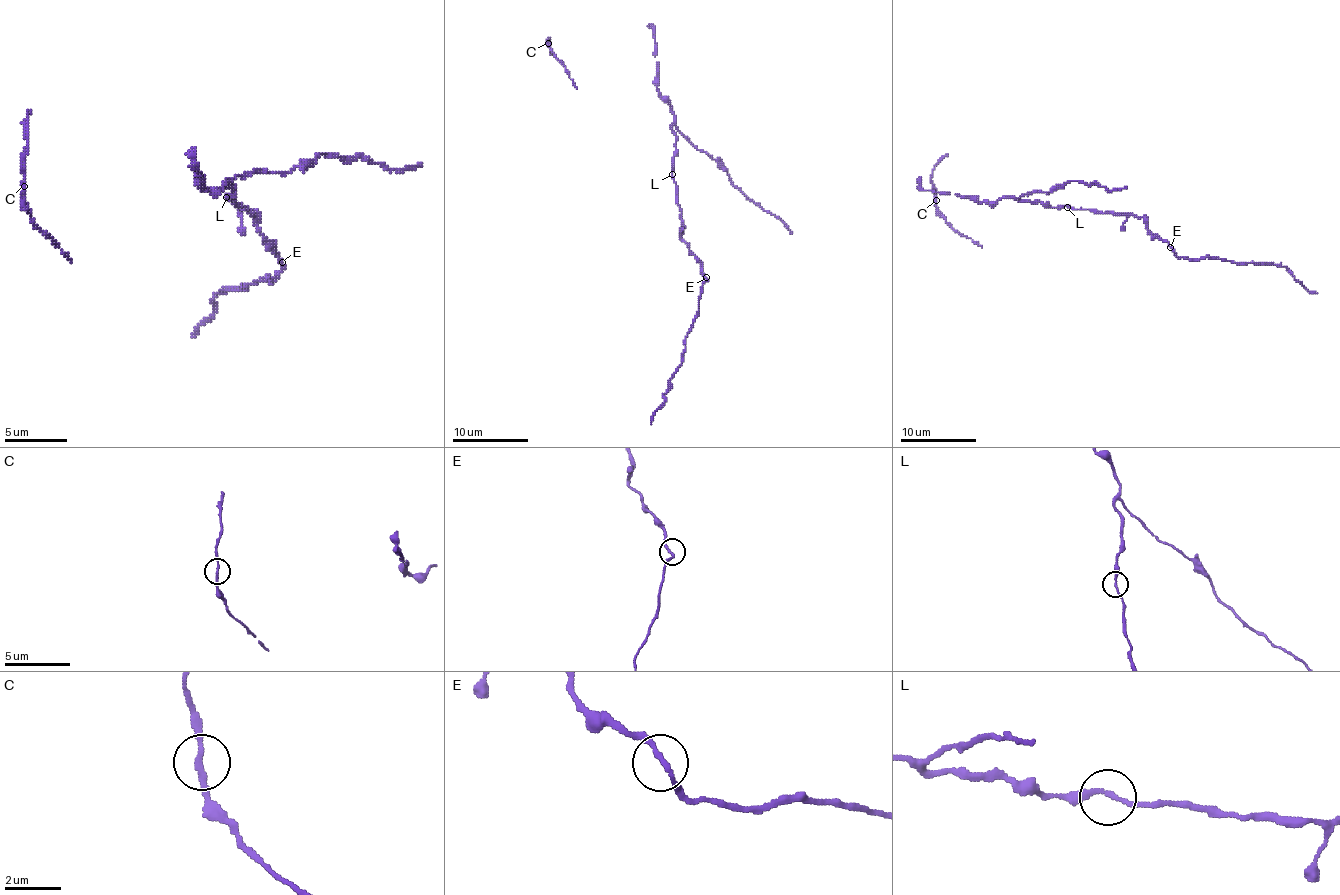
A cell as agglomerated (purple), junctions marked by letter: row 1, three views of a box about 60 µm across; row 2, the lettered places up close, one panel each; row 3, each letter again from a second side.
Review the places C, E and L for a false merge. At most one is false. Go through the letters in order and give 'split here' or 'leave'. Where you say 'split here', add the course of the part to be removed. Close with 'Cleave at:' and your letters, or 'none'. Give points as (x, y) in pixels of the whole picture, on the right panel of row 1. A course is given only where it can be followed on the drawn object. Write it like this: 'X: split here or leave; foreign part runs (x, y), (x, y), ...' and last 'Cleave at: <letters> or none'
C: leave
E: leave
L: leave
Cleave at: none

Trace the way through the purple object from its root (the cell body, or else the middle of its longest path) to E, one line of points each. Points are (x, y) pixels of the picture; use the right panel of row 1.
E: (1067, 205), (1075, 209), (1132, 213), (1142, 217), (1146, 226), (1170, 247)

